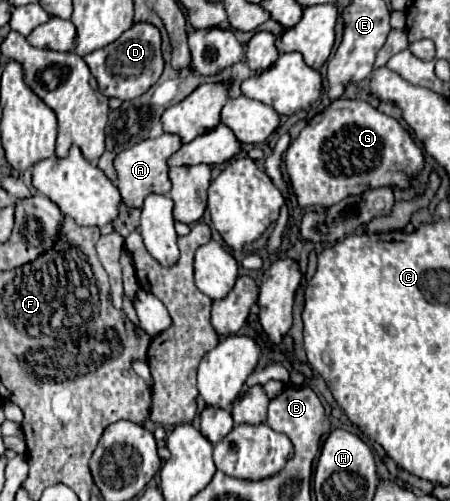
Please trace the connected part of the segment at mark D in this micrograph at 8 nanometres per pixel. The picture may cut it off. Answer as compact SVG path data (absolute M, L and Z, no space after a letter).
M134 23L128 31L124 31L114 43L84 55L92 75L98 81L98 89L106 97L118 97L122 101L136 99L146 93L160 77L164 69L164 59L160 51L160 31L150 23Z

